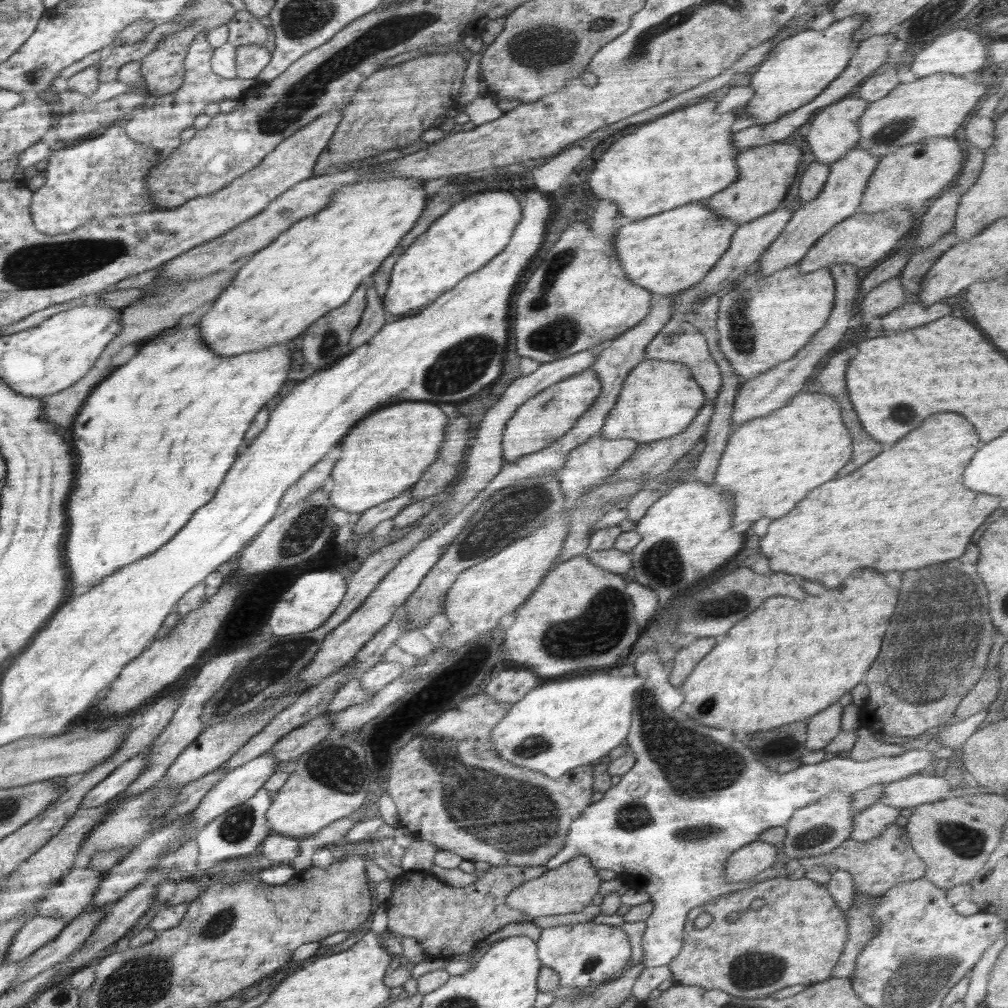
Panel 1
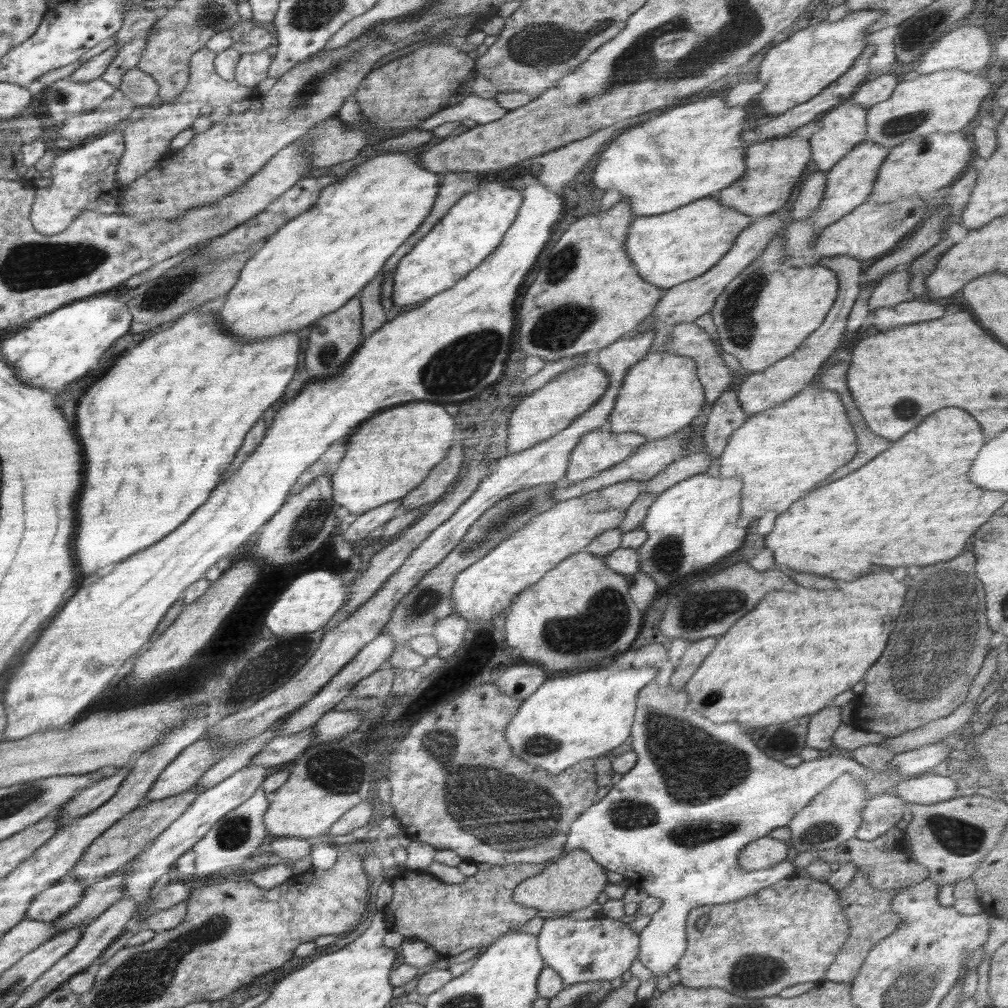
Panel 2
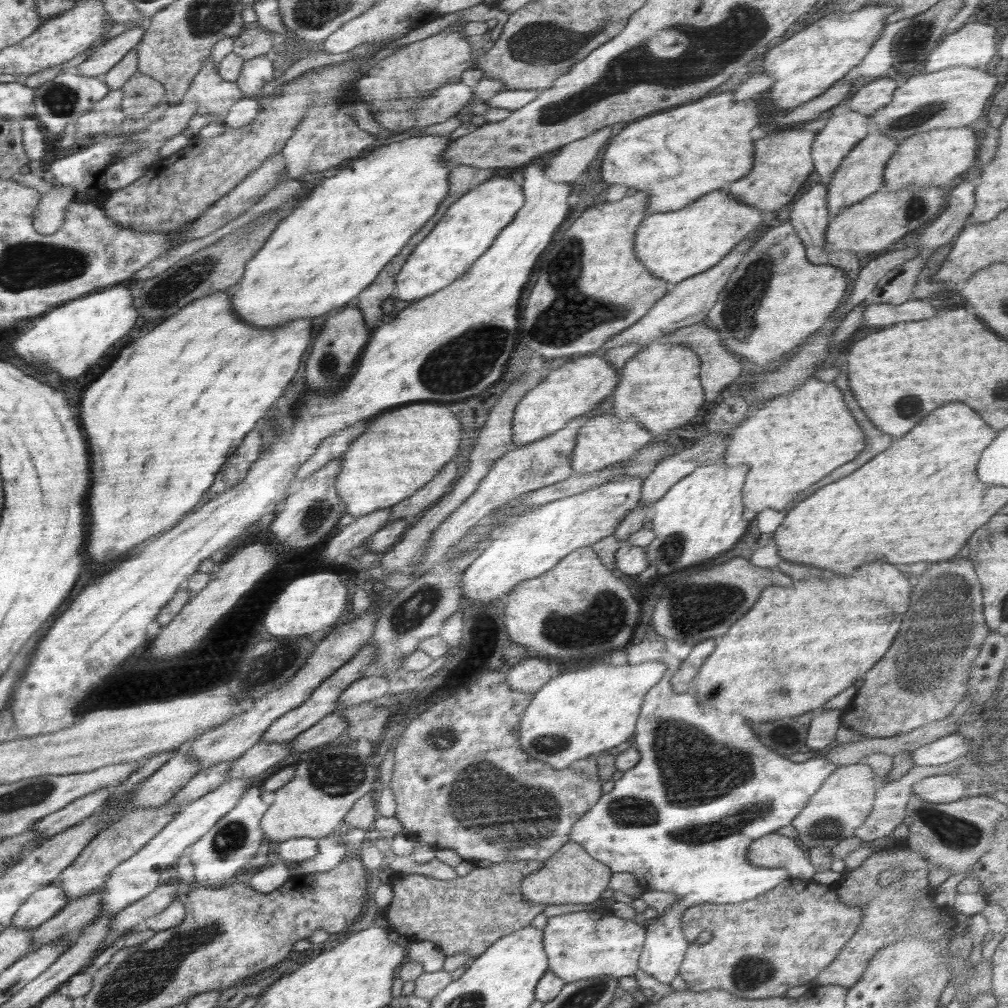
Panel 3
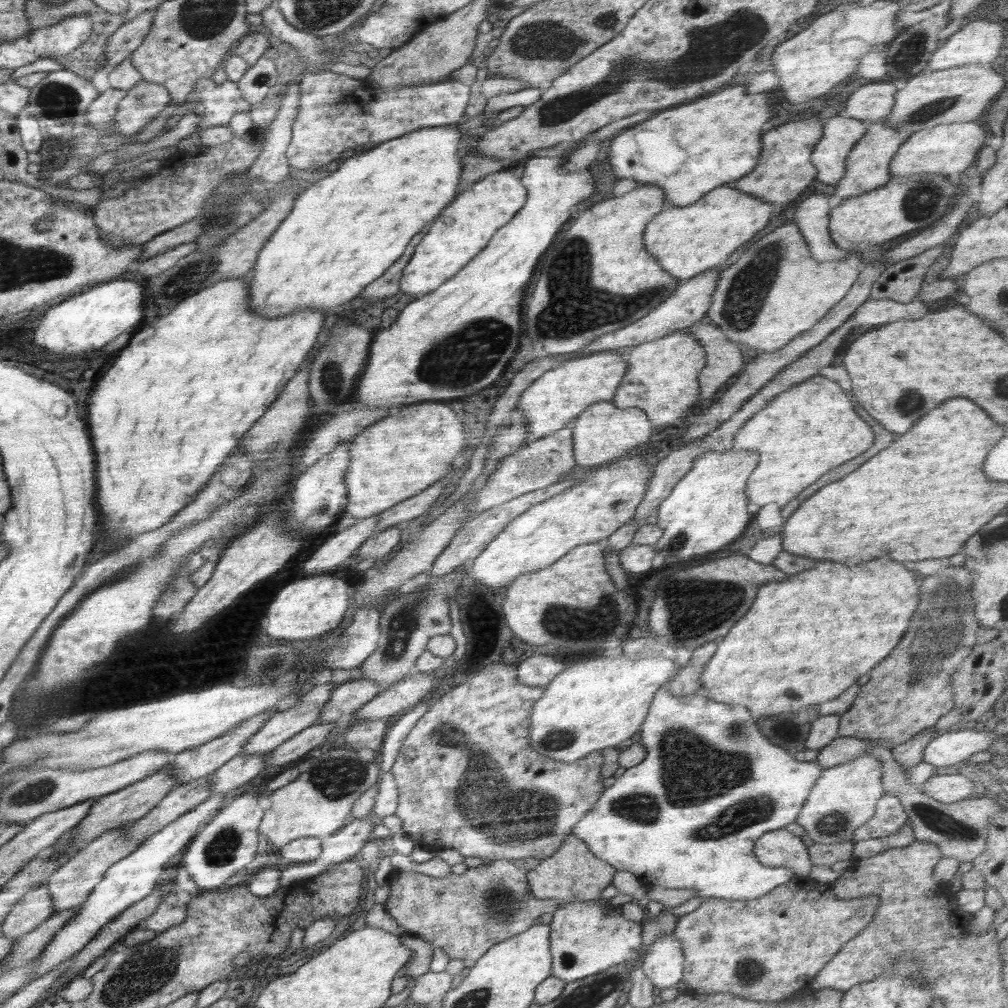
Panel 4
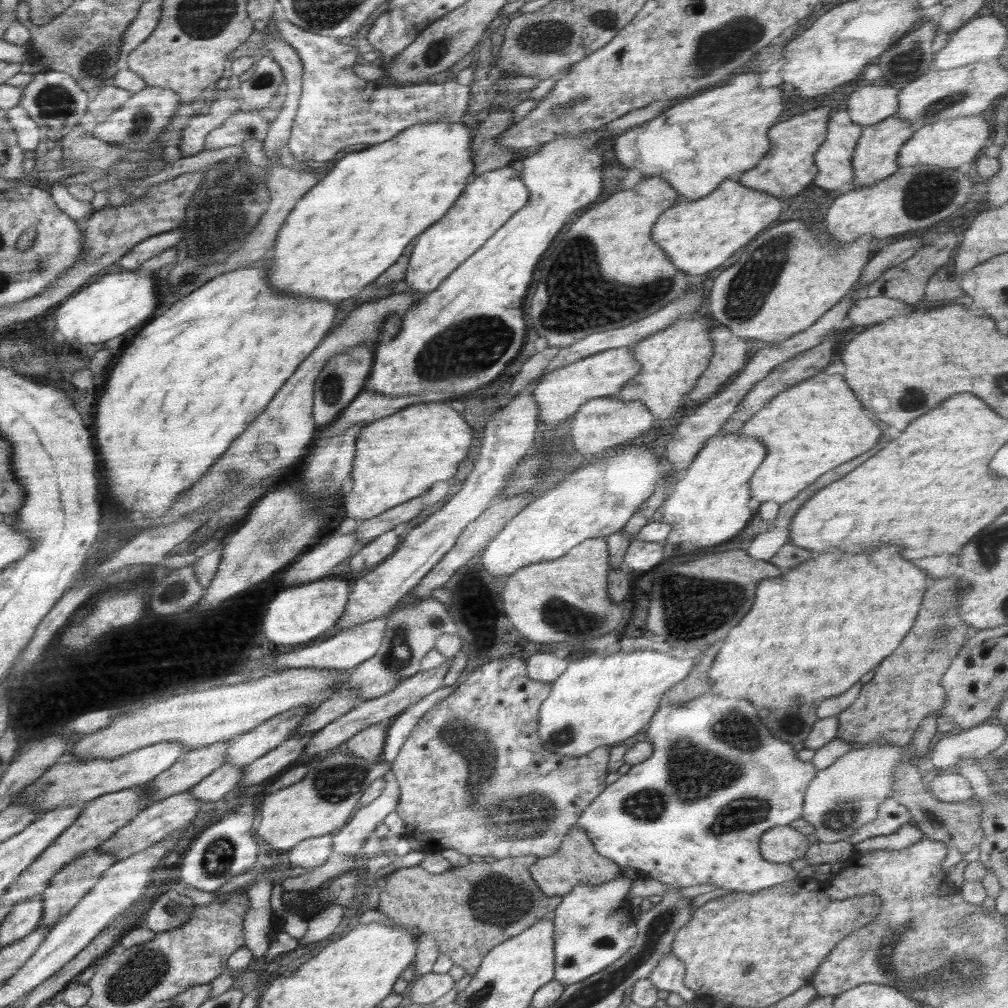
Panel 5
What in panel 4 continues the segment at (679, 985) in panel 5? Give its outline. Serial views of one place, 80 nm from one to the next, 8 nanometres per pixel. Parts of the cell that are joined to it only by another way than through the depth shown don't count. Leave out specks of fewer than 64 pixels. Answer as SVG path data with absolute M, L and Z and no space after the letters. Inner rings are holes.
M660 935L647 948L640 970L658 989L676 987L682 981L684 955L681 942L673 935Z

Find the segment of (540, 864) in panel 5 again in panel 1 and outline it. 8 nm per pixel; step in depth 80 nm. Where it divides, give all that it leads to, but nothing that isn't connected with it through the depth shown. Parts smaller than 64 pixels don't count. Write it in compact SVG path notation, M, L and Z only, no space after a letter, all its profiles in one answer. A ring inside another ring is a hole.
M577 856L558 868L547 870L542 876L521 884L507 896L506 903L514 910L521 910L525 914L526 921L532 921L536 916L581 912L591 904L602 883L600 877L596 875L597 871L587 856Z

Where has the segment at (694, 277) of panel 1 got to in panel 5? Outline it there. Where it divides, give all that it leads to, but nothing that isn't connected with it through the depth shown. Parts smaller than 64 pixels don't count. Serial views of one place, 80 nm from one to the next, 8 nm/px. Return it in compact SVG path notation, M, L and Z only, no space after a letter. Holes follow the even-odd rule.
M729 177L709 195L698 200L680 200L662 213L652 227L651 239L678 270L700 278L724 264L734 252L776 221L782 211L782 201L778 196L740 184L737 177Z

